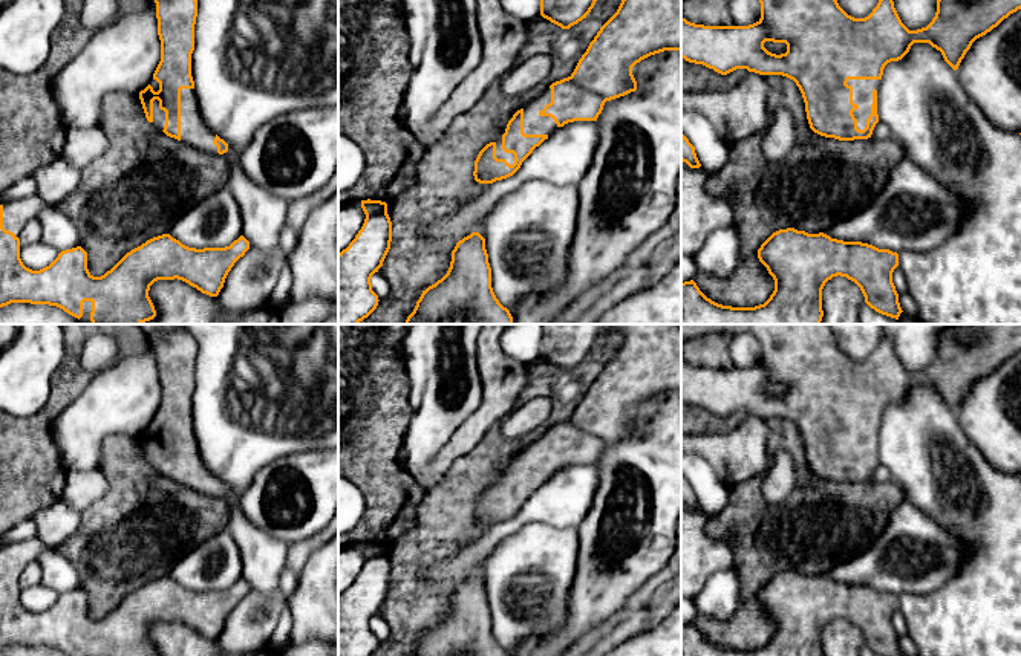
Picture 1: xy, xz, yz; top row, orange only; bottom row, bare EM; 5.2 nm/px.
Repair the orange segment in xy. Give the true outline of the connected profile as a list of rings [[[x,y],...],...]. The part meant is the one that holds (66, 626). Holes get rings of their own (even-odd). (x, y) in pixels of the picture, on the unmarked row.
[[[37,537],[0,547],[0,650],[11,645],[31,645],[57,648],[67,656],[156,656],[148,639],[150,628],[155,624],[178,621],[196,630],[202,636],[217,639],[234,606],[250,592],[250,584],[243,578],[225,590],[196,592],[182,587],[170,576],[162,576],[127,595],[101,619],[93,619],[89,615],[87,595],[81,589],[61,593],[49,609],[40,613],[32,613],[26,610],[20,601],[20,576],[24,567],[35,563],[44,549],[47,549],[47,546]]]

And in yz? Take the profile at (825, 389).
[[[681,324],[681,344],[716,332],[730,336],[739,333],[753,335],[761,346],[761,361],[749,369],[704,369],[681,359],[681,401],[703,407],[721,417],[736,411],[747,411],[759,417],[782,417],[793,422],[802,436],[810,471],[820,479],[839,483],[871,480],[879,465],[877,434],[883,411],[888,405],[902,402],[914,385],[929,385],[957,413],[977,381],[986,378],[1010,356],[1021,352],[1021,324],[952,324],[940,333],[932,364],[917,373],[909,373],[902,365],[886,333],[883,333],[877,349],[868,359],[854,361],[839,349],[828,324]],[[765,384],[785,385],[787,395],[781,398],[771,396],[764,390]]]

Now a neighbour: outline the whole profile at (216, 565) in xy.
[[[219,531],[182,557],[168,575],[188,590],[225,590],[243,578],[239,546],[230,532]]]

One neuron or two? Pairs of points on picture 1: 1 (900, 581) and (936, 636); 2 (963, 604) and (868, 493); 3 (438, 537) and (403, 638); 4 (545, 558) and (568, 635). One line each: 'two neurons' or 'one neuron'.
1: two neurons
2: two neurons
3: one neuron
4: two neurons

